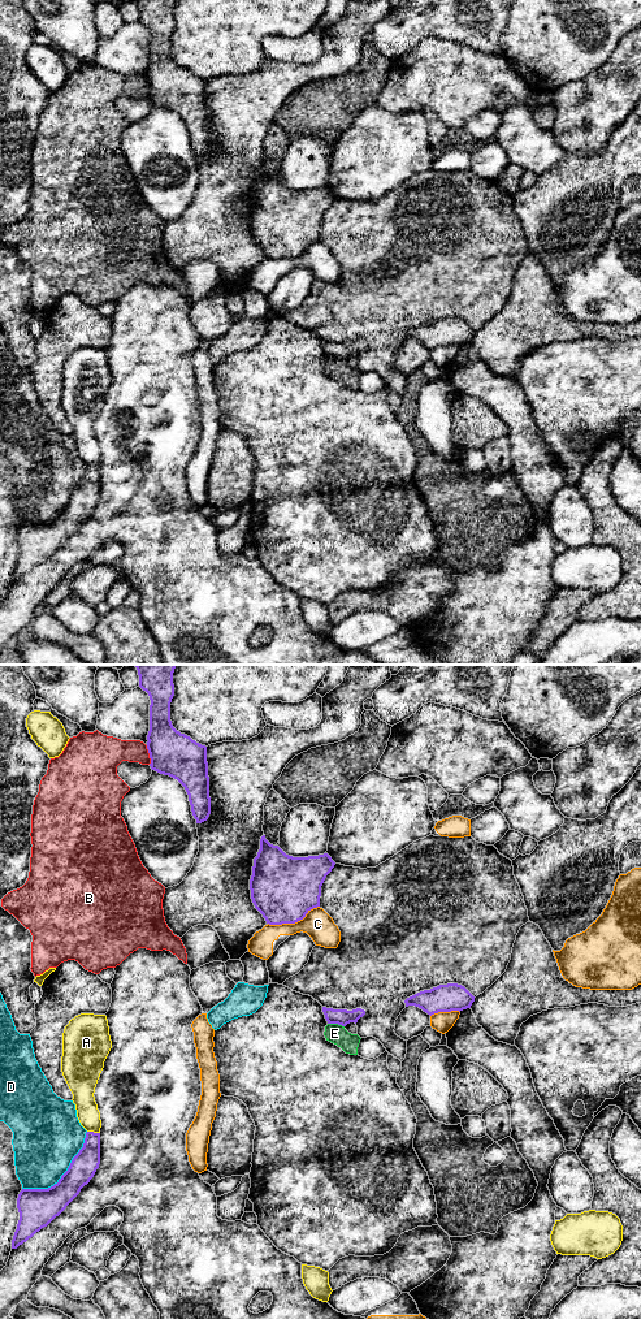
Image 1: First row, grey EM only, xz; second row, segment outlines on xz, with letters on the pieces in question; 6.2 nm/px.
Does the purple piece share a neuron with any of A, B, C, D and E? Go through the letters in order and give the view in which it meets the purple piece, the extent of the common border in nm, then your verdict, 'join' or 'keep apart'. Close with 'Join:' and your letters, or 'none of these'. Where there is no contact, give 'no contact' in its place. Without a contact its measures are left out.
A: xz | 80 nm | keep apart
B: xz | 120 nm | keep apart
C: xz | 340 nm | keep apart
D: xz | 550 nm | keep apart
E: xz | 110 nm | keep apart
Join: none of these

